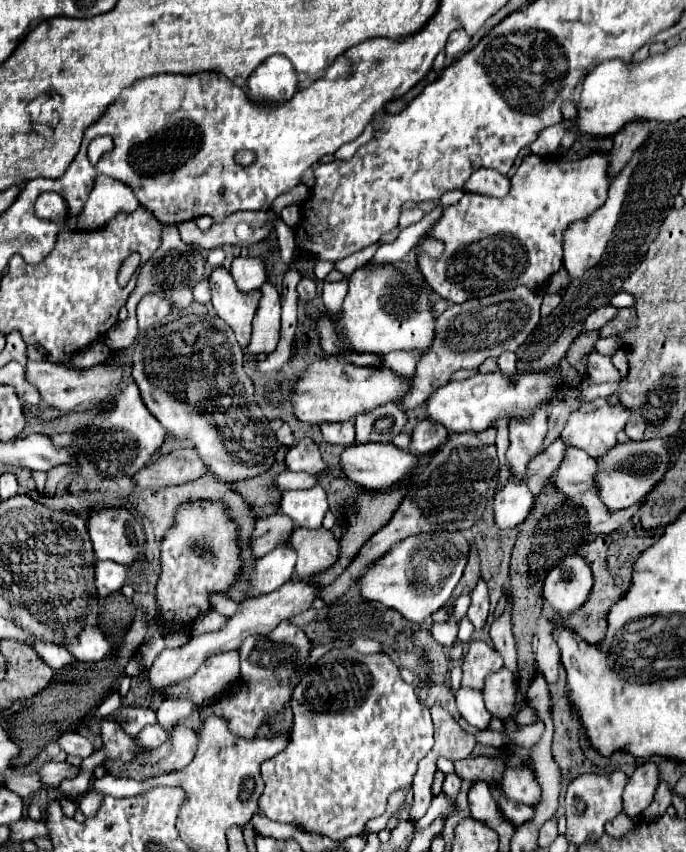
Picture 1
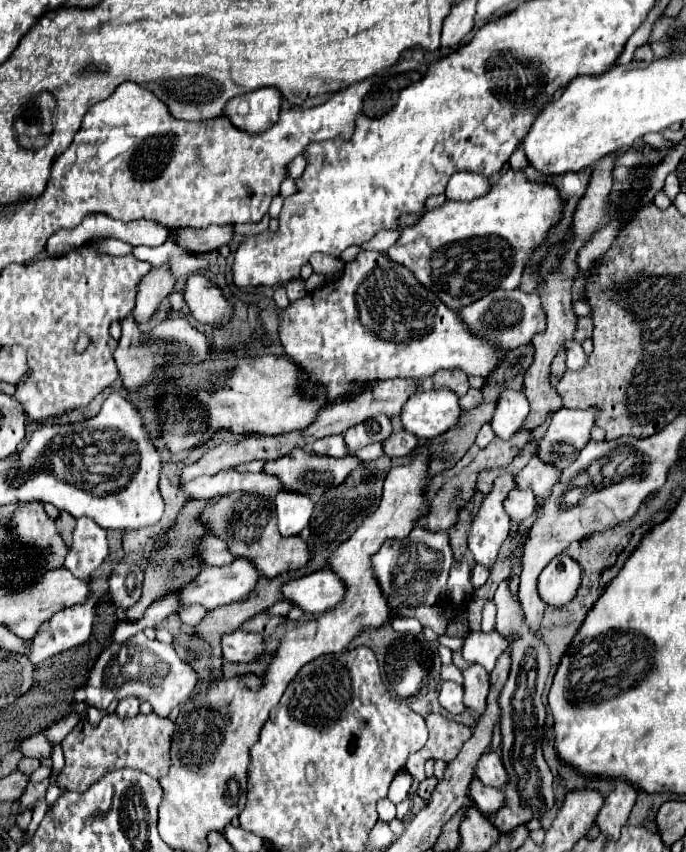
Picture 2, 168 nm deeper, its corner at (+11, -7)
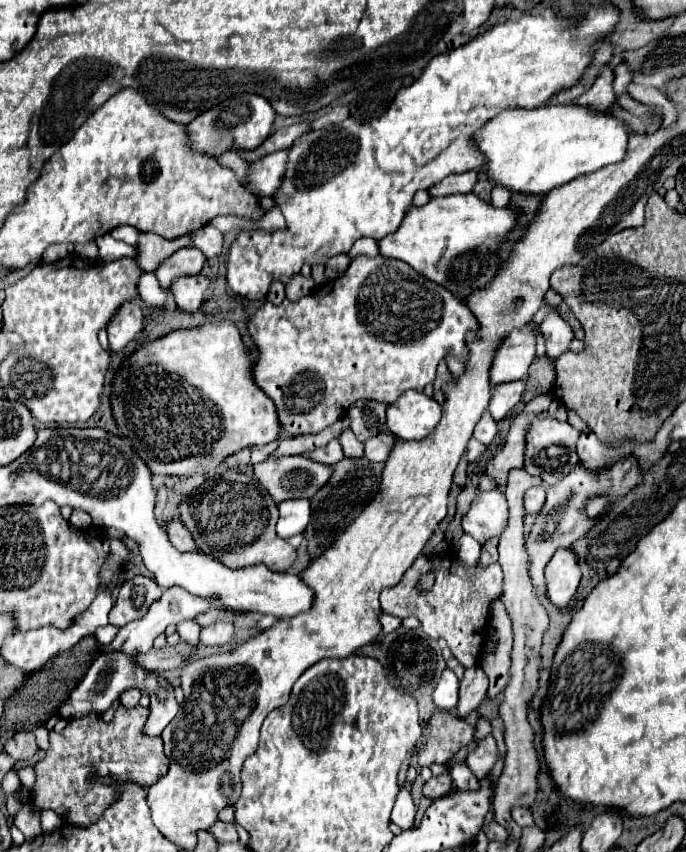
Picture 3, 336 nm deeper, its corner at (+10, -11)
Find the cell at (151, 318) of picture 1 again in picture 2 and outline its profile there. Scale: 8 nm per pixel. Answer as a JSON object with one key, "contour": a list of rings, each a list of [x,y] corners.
{"contour":[[[167,265],[149,271],[149,275],[141,281],[137,291],[137,303],[133,309],[133,317],[137,319],[137,323],[149,323],[159,303],[173,291],[175,281],[177,277],[171,273]]]}

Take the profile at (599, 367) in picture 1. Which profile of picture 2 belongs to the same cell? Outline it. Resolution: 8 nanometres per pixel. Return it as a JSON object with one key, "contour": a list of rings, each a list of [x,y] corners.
{"contour":[[[571,339],[569,343],[563,343],[563,347],[565,347],[565,353],[567,353],[567,367],[571,371],[581,369],[585,365],[585,361],[587,361],[587,355],[585,355],[583,347],[575,339]]]}

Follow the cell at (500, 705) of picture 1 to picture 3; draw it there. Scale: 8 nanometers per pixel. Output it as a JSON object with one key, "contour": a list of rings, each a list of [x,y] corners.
{"contour":[[[474,665],[466,669],[462,681],[460,681],[460,701],[458,701],[458,713],[460,717],[470,715],[478,709],[478,705],[486,699],[488,693],[488,677],[482,671],[480,665]]]}

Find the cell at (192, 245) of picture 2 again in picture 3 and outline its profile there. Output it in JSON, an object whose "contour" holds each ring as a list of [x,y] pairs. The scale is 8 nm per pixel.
{"contour":[[[140,233],[138,241],[138,263],[142,263],[144,271],[154,271],[160,267],[162,261],[166,261],[172,253],[176,253],[182,247],[192,247],[192,237],[184,235],[174,241],[162,239],[160,235],[154,233]]]}

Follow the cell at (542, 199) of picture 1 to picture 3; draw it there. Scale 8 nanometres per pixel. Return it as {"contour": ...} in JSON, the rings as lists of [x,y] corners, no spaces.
{"contour":[[[474,193],[450,195],[450,197],[432,197],[432,201],[428,205],[412,207],[406,213],[406,219],[402,221],[402,227],[398,227],[396,233],[380,239],[380,243],[378,243],[380,255],[408,263],[414,271],[418,271],[426,279],[446,287],[456,299],[466,301],[474,289],[486,287],[502,269],[502,263],[504,263],[504,259],[500,255],[502,243],[496,237],[506,237],[518,225],[520,215],[522,213],[510,205],[508,207],[494,207],[490,201],[484,201]]]}

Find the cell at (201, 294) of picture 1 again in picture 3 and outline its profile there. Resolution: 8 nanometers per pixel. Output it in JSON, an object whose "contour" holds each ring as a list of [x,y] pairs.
{"contour":[[[144,273],[140,277],[138,291],[140,291],[140,297],[146,305],[150,305],[150,307],[164,307],[166,305],[166,293],[158,287],[156,277],[152,277],[150,273]]]}

